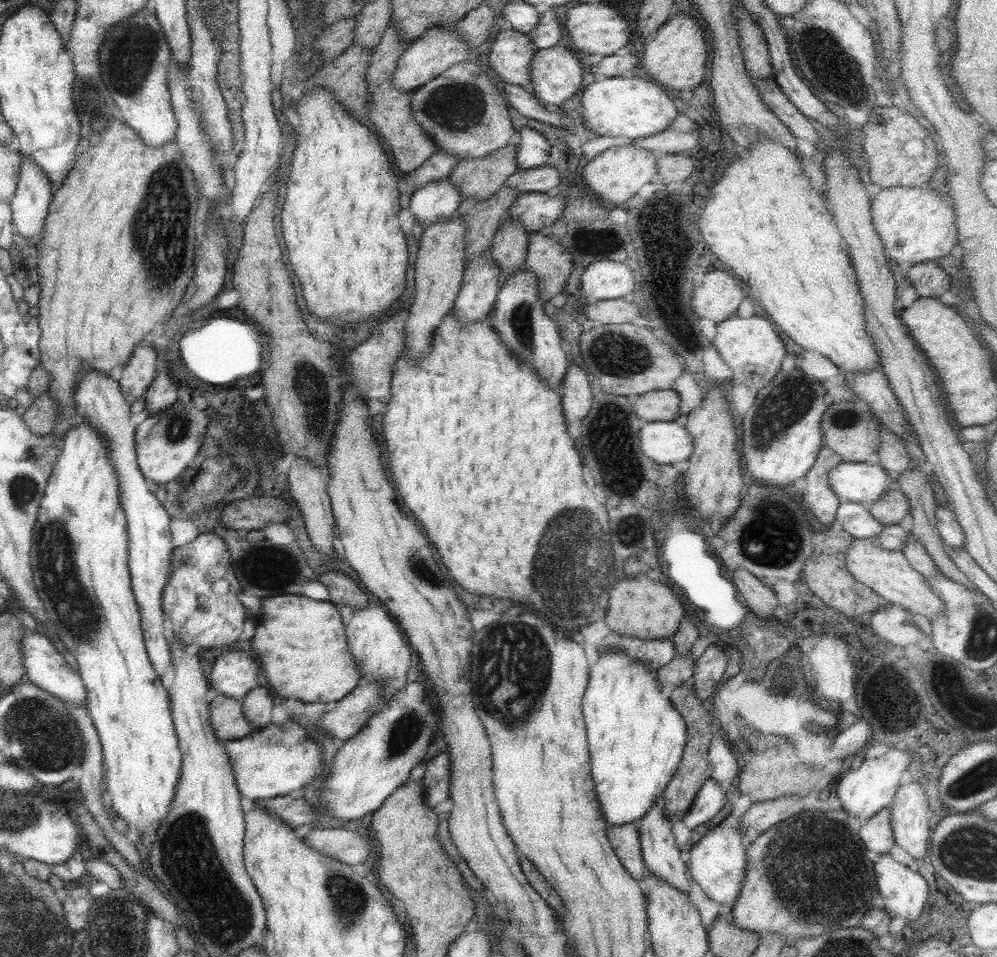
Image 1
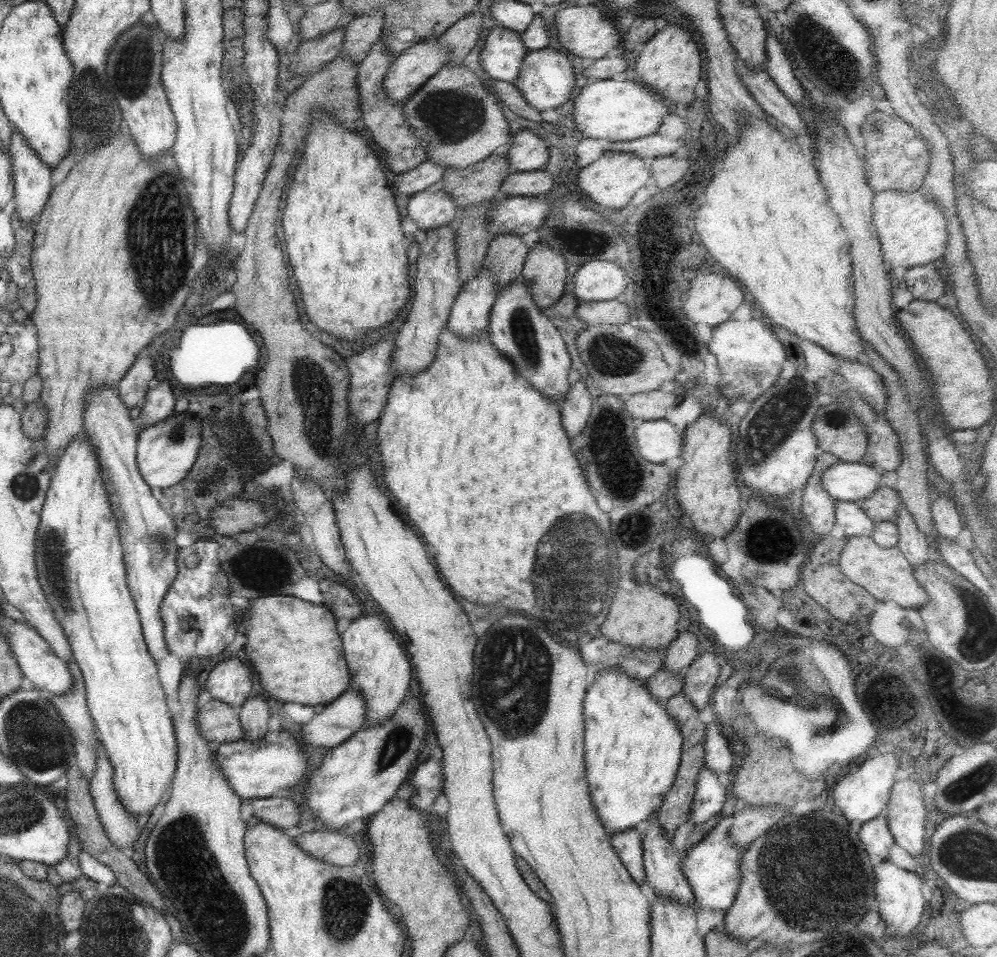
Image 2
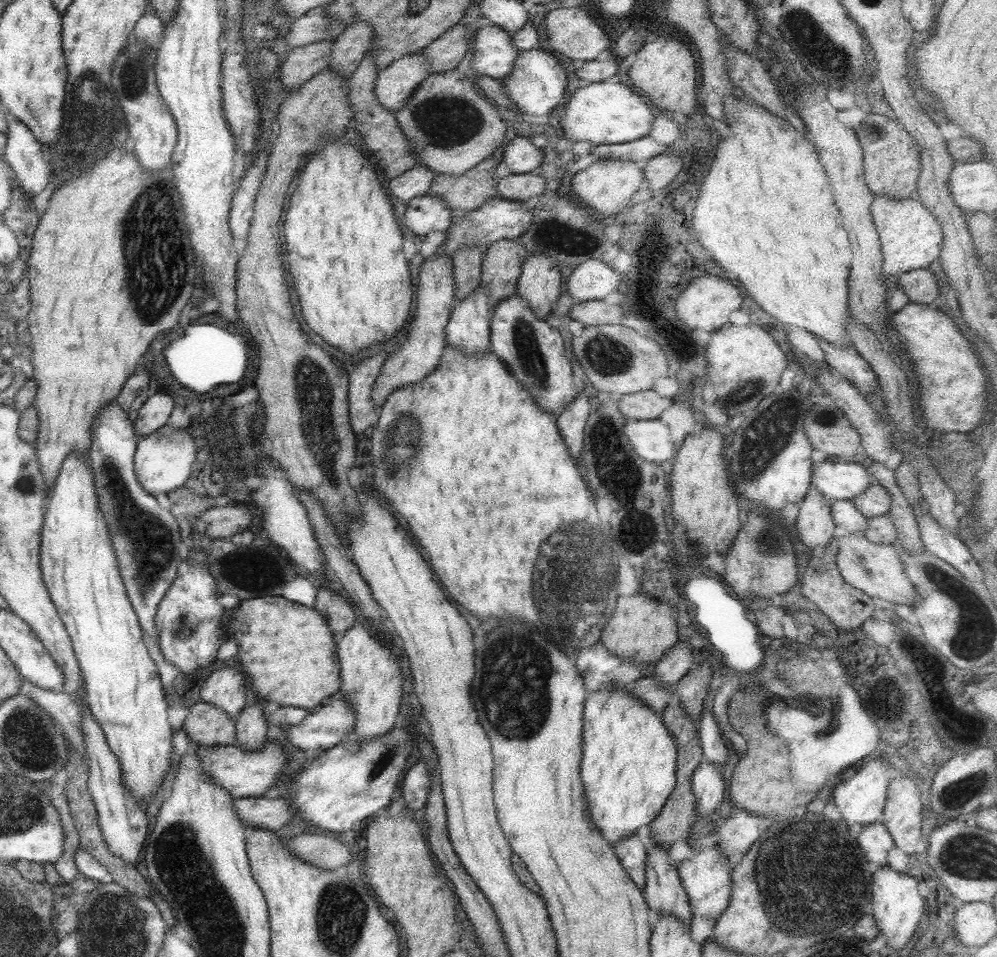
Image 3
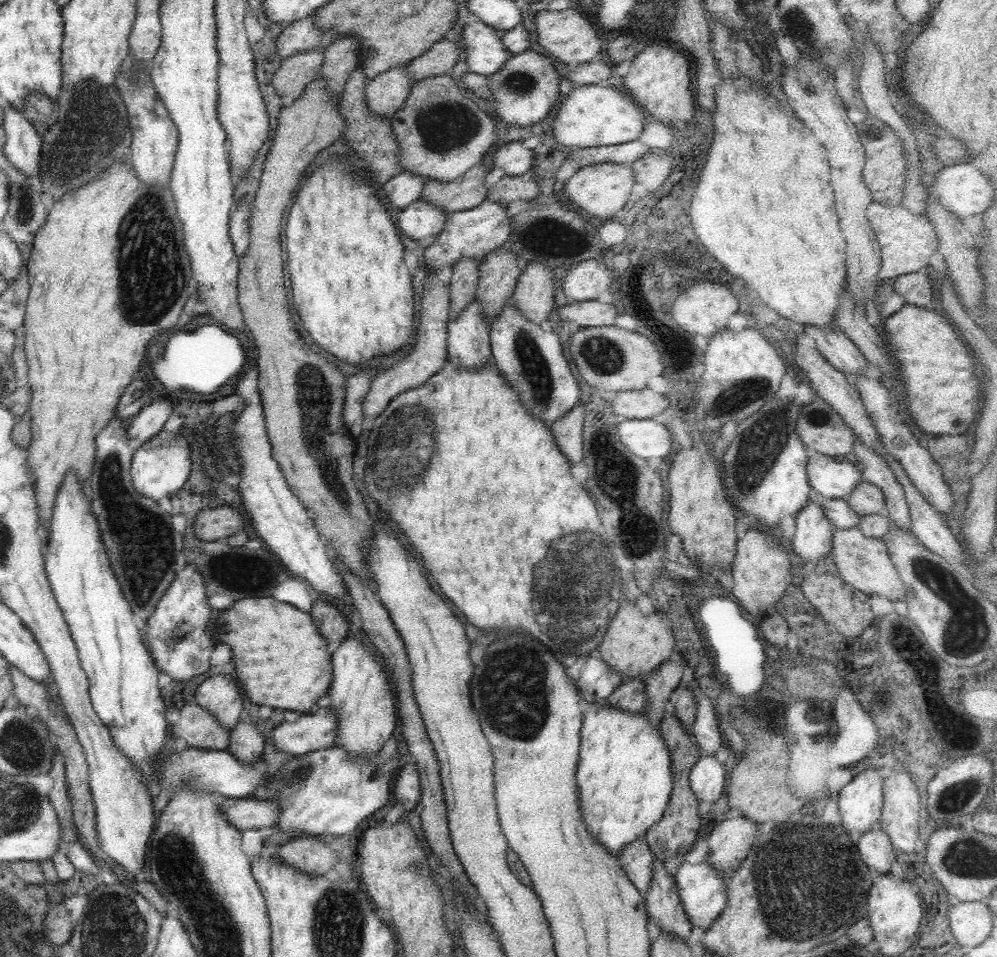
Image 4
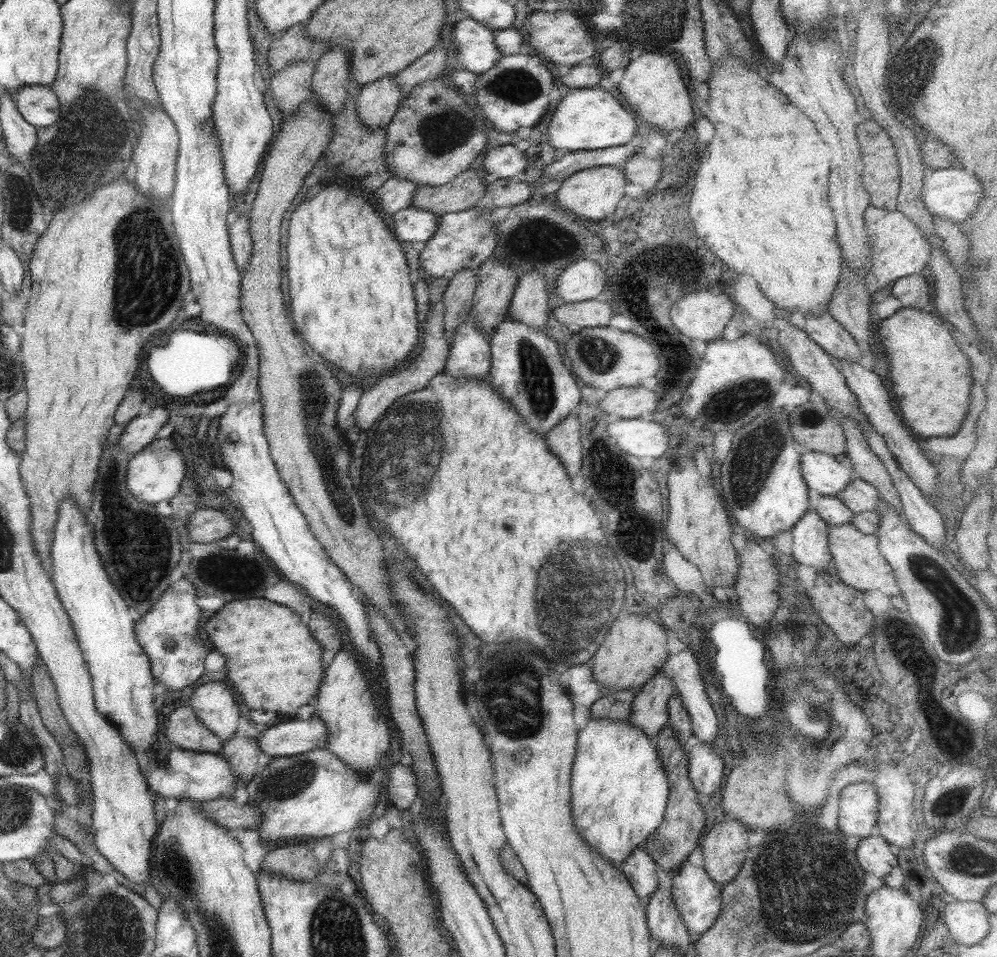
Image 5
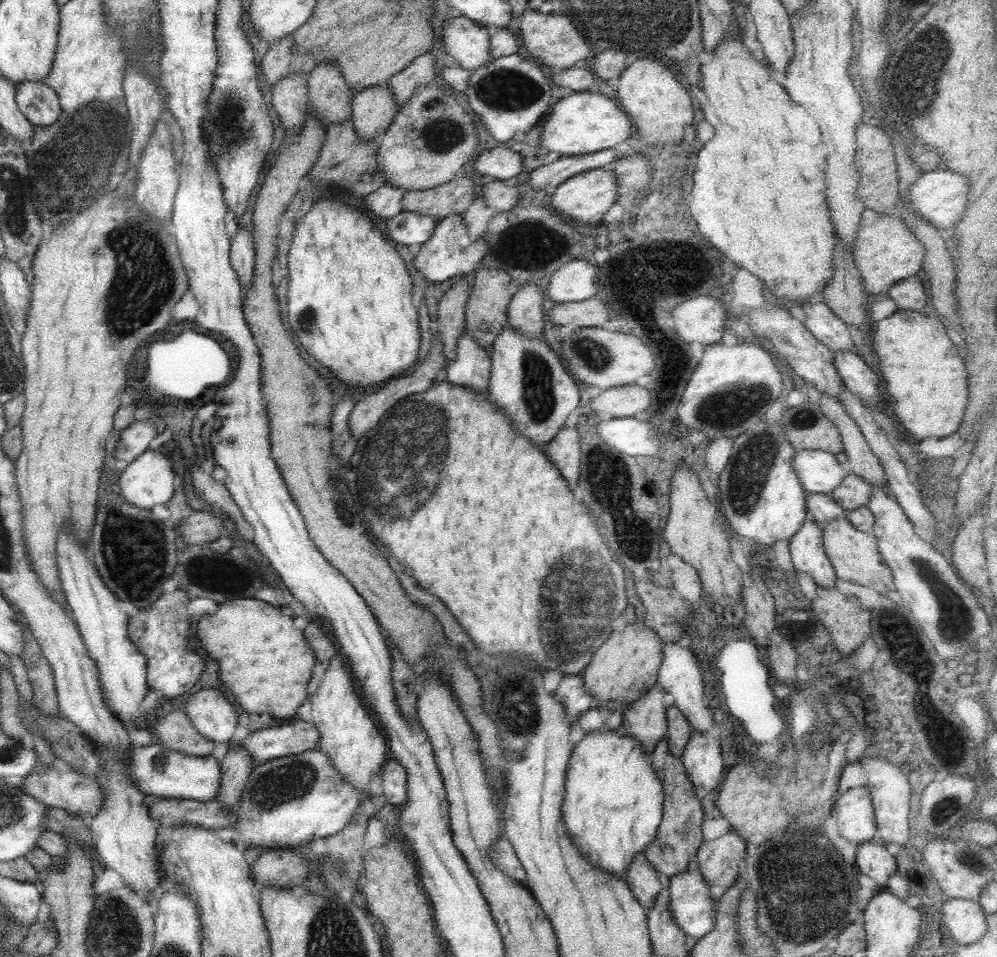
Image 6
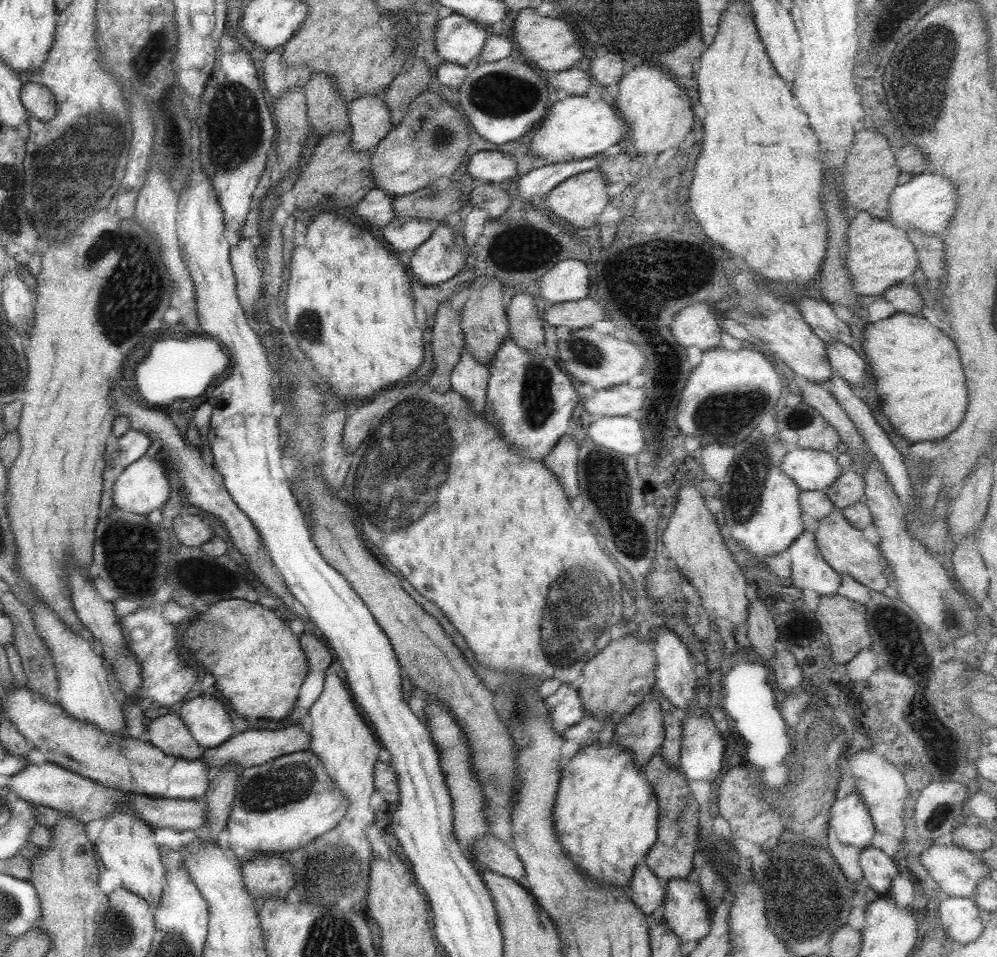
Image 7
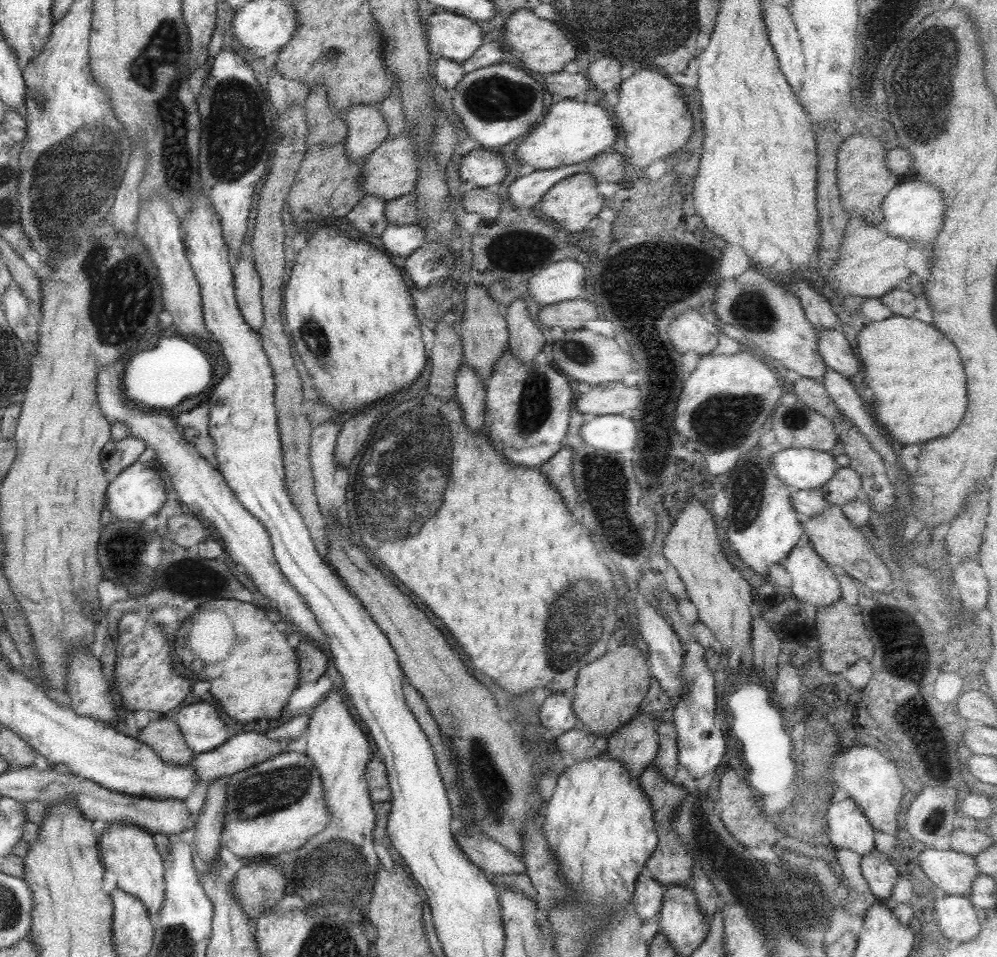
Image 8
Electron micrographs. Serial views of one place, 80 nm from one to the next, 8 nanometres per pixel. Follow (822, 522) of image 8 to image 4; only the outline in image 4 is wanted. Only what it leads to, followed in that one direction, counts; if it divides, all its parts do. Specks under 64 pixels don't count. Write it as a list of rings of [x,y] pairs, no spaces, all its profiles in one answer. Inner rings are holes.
[[[884,513],[860,515],[853,528],[834,529],[830,540],[832,563],[840,579],[867,596],[879,596],[884,600],[904,600],[904,584],[899,580],[893,563],[889,560],[882,536],[888,531],[890,522]]]

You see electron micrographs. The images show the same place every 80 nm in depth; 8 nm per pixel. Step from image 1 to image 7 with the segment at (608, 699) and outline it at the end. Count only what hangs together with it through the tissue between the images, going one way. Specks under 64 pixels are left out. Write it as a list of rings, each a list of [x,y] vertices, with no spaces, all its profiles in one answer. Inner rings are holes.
[[[613,742],[595,743],[579,749],[559,773],[552,819],[553,832],[562,851],[585,878],[600,888],[620,888],[630,895],[628,882],[634,868],[643,862],[656,839],[657,800],[642,769],[634,765],[627,749],[621,749]]]

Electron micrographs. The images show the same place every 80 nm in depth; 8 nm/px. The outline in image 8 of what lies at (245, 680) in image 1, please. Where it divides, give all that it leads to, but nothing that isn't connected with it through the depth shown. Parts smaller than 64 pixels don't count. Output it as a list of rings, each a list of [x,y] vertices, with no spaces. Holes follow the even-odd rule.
[[[201,702],[185,706],[172,722],[179,727],[183,742],[193,755],[214,750],[229,738],[223,720],[211,704]]]

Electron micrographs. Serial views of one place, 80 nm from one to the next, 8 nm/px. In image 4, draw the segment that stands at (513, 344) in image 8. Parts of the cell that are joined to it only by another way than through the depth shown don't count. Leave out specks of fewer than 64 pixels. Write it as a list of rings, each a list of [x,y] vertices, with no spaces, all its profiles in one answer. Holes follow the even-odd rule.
[[[533,262],[517,277],[509,302],[529,322],[541,324],[553,309],[553,280],[549,268]]]

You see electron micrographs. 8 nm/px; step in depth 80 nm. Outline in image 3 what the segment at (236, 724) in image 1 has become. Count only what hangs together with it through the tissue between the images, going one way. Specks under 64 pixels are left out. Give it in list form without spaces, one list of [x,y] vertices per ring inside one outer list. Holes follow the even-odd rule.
[[[198,702],[187,708],[181,731],[199,747],[227,747],[235,744],[234,721],[223,711]]]

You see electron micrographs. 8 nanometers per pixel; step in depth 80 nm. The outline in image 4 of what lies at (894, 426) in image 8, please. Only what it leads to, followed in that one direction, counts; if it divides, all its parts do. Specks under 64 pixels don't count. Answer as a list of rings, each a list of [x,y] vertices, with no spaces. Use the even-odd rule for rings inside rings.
[[[917,271],[904,274],[894,279],[893,290],[904,302],[904,305],[888,316],[883,321],[883,333],[886,342],[889,343],[891,354],[895,358],[896,372],[899,382],[903,384],[903,404],[908,416],[911,416],[917,430],[925,434],[933,435],[961,435],[968,426],[973,424],[975,414],[979,408],[976,406],[977,377],[973,372],[974,367],[971,359],[971,351],[959,338],[951,322],[943,315],[927,307],[933,298],[931,281],[926,273]]]

